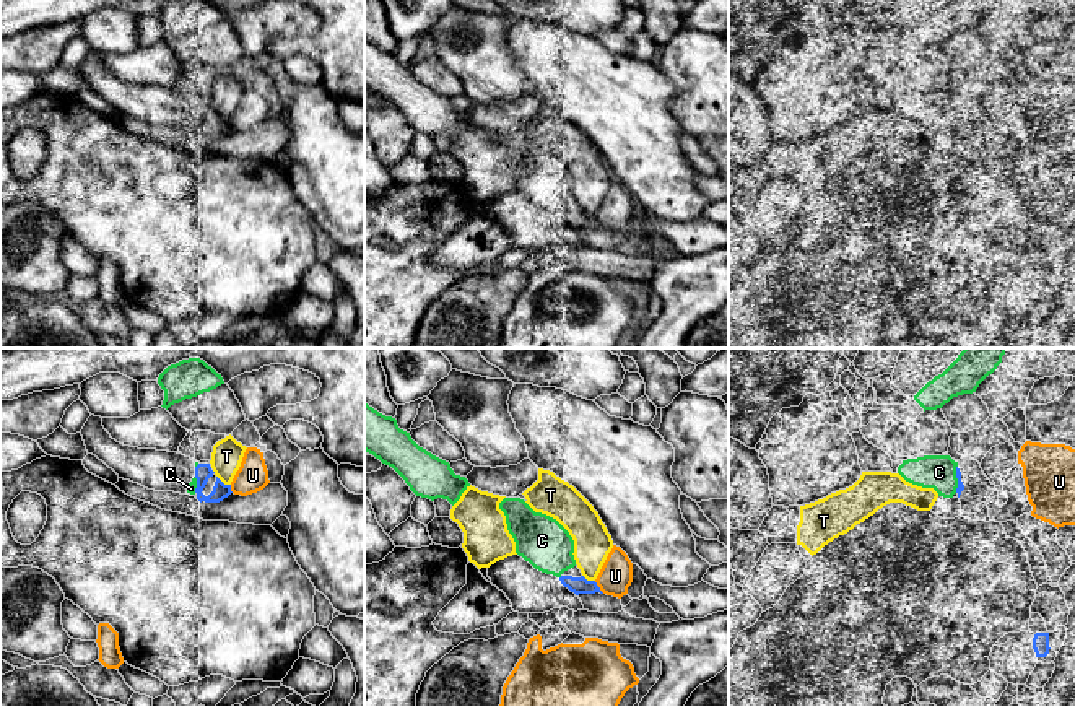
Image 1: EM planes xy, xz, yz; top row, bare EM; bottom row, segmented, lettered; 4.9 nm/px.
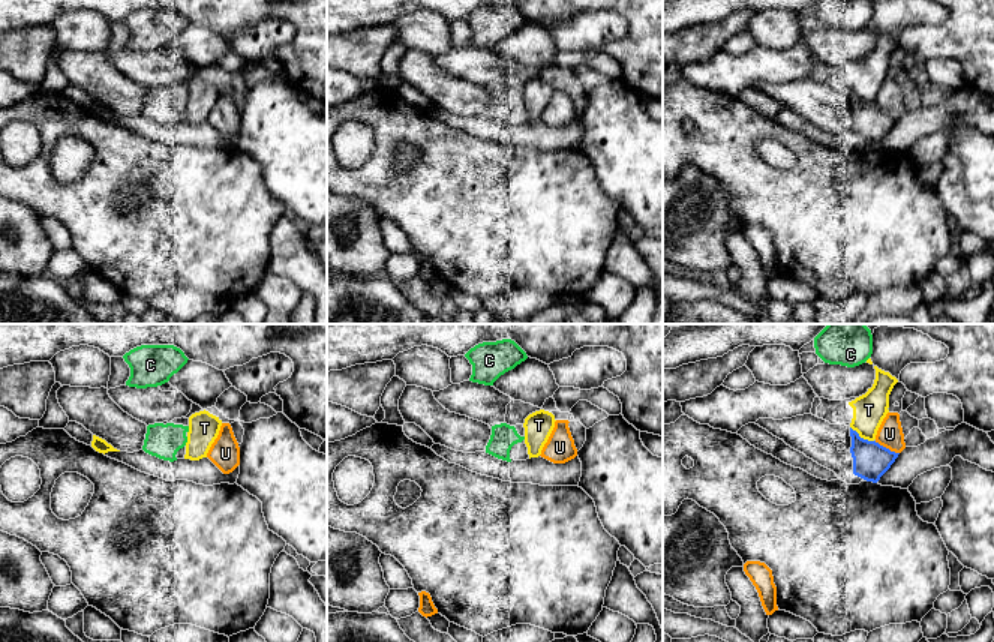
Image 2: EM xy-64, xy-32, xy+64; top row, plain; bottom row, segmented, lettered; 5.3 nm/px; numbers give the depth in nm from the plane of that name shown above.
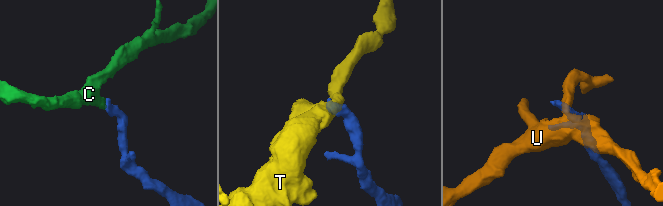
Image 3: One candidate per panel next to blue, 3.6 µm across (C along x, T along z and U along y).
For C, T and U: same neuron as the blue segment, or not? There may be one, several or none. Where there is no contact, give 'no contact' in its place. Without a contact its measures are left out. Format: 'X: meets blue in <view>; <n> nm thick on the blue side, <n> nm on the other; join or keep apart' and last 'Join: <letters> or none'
C: meets blue in yz; 40 nm thick on the blue side, 170 nm on the other; join
T: meets blue in xy; 80 nm thick on the blue side, 150 nm on the other; keep apart
U: meets blue in xz; 80 nm thick on the blue side, 160 nm on the other; keep apart
Join: C

